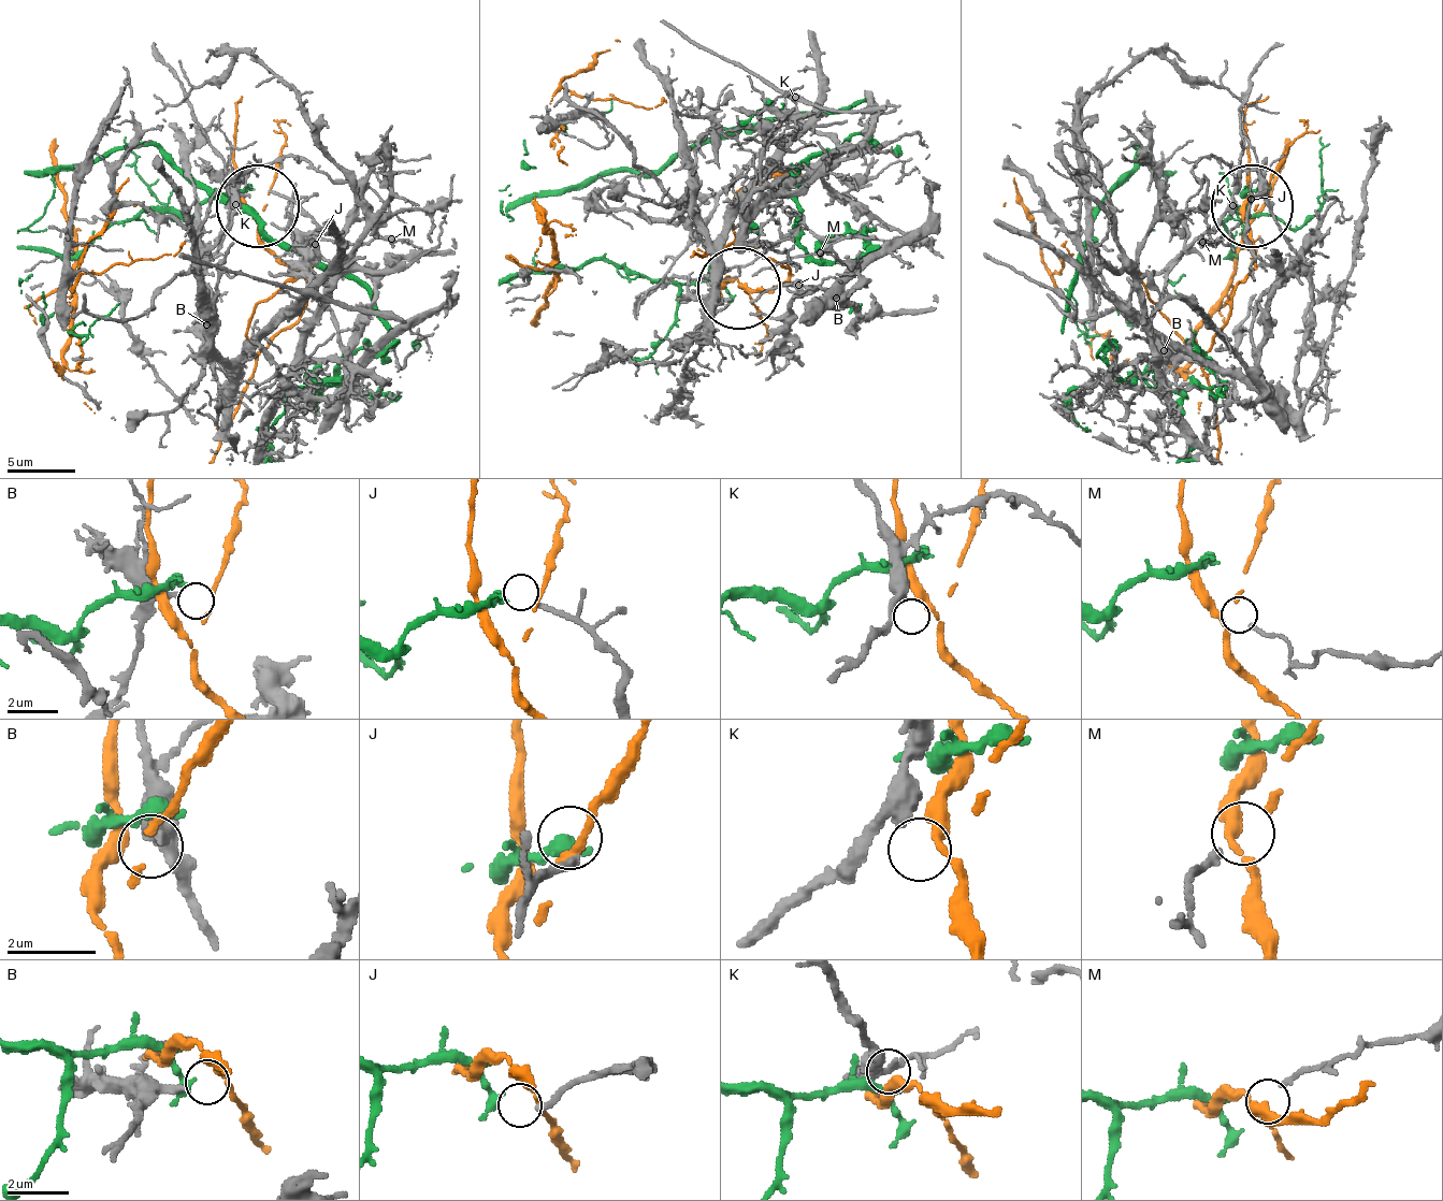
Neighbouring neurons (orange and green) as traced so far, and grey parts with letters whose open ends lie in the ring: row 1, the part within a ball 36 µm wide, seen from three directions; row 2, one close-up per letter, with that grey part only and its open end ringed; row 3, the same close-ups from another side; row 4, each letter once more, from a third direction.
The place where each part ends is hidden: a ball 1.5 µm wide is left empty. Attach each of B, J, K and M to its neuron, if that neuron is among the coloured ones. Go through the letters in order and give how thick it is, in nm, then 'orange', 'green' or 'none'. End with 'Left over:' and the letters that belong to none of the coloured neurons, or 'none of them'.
B: 240 nm | none
J: 190 nm | green
K: 440 nm | none
M: 160 nm | none
Left over: B, K, M

